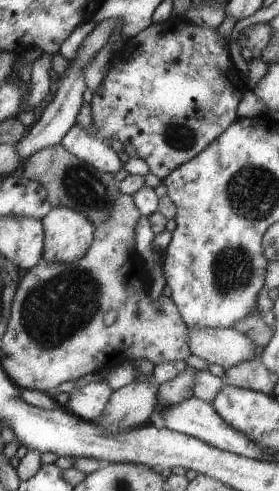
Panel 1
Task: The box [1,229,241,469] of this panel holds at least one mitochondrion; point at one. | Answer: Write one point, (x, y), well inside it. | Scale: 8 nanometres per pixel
(53, 310)

